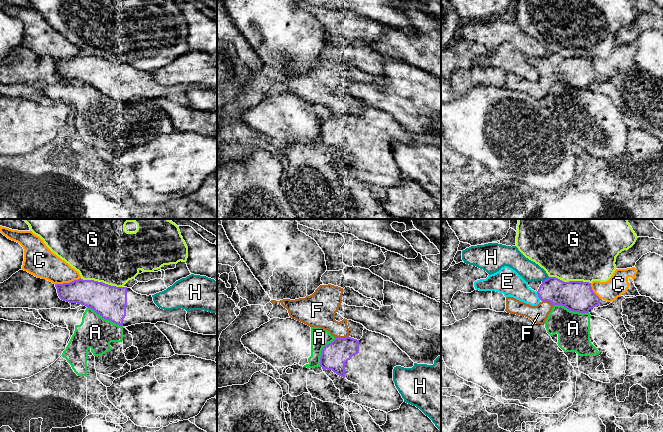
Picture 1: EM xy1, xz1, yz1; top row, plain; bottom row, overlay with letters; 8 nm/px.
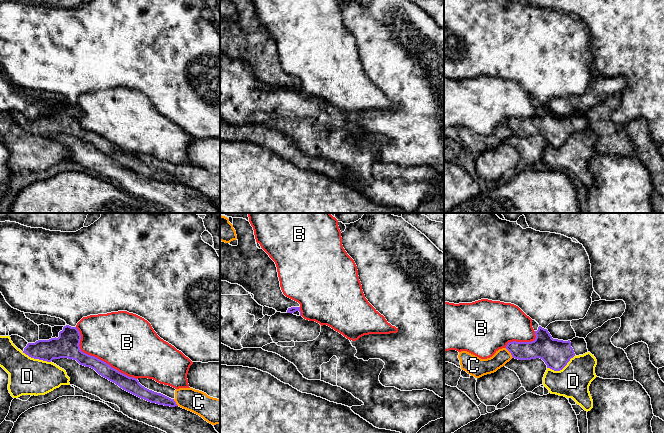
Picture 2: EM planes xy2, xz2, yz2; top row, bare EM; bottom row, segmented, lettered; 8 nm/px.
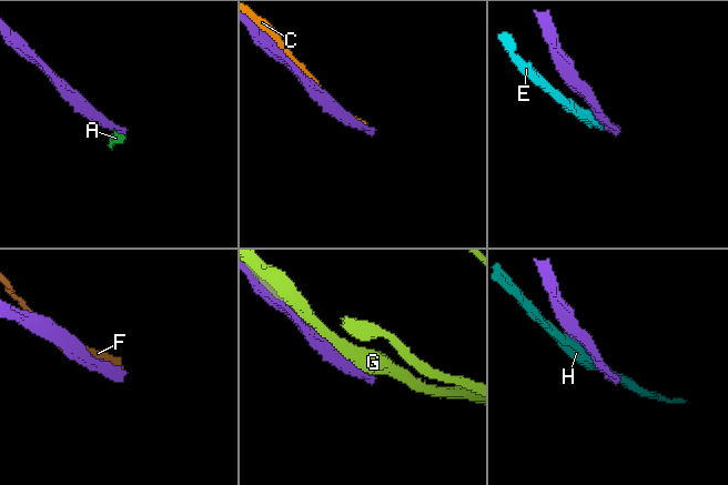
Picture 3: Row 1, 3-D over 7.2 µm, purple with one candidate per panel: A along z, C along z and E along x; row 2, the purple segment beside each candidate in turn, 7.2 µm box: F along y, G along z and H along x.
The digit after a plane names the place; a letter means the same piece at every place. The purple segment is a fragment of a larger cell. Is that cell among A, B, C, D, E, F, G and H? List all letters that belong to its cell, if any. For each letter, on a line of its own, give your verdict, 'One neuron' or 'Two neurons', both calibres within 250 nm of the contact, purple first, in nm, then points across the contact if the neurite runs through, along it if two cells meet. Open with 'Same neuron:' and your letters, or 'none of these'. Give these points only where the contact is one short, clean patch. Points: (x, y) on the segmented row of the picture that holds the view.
Same neuron: none of these
A: Two neurons. Thickness 260 nm (purple) against 260 nm. Boundary: xy1 (87, 306), (102, 317), (122, 326)
B: Two neurons. Thickness 190 nm (purple) against 440 nm
C: Two neurons. Thickness 220 nm (purple) against 240 nm
D: Two neurons. Thickness 220 nm (purple) against 260 nm
E: Two neurons. Thickness 200 nm (purple) against 200 nm
F: Two neurons. Thickness 220 nm (purple) against 220 nm
G: Two neurons. Thickness 260 nm (purple) against 480 nm
H: Two neurons. Thickness 220 nm (purple) against 160 nm

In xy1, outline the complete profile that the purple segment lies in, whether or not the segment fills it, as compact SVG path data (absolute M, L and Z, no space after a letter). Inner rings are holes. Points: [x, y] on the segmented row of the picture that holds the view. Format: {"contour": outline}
{"contour": "M81 278L70 283L55 284L55 287L61 300L91 308L102 318L119 326L165 322L191 331L185 309L161 309L154 303L152 295L141 295L131 288Z"}

